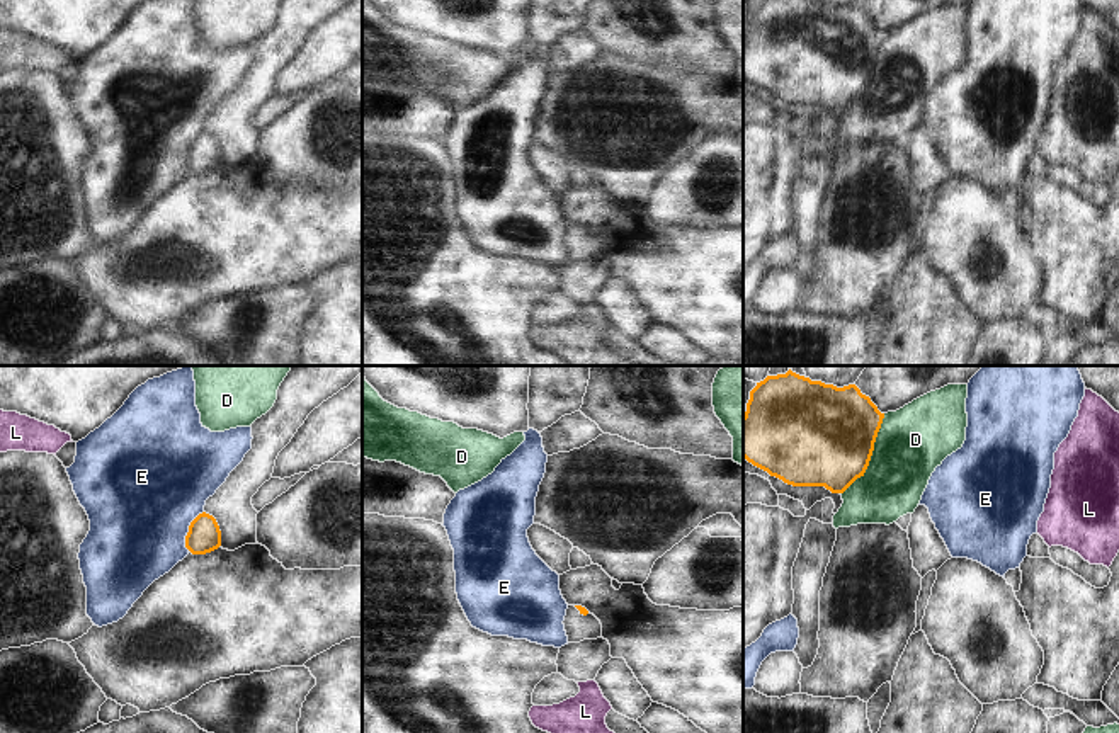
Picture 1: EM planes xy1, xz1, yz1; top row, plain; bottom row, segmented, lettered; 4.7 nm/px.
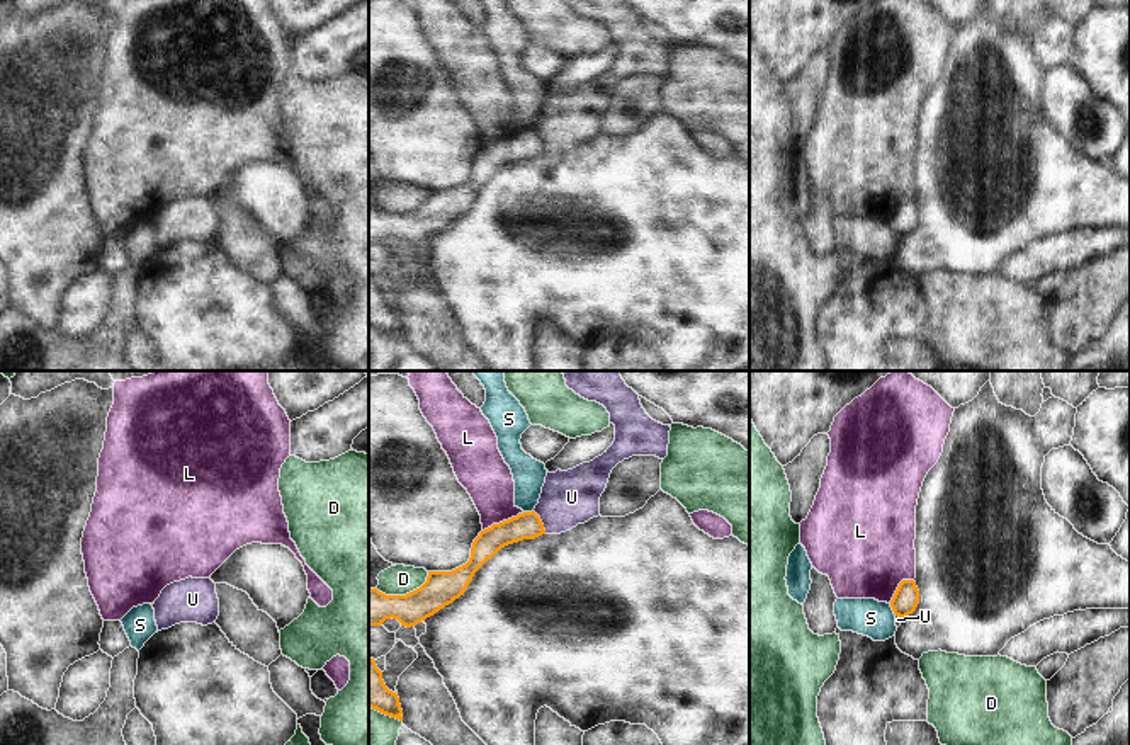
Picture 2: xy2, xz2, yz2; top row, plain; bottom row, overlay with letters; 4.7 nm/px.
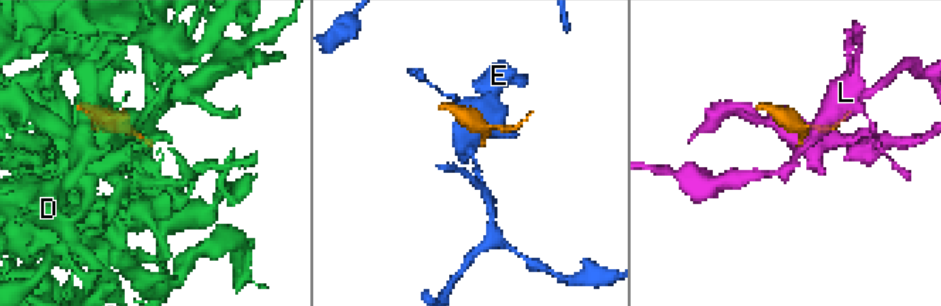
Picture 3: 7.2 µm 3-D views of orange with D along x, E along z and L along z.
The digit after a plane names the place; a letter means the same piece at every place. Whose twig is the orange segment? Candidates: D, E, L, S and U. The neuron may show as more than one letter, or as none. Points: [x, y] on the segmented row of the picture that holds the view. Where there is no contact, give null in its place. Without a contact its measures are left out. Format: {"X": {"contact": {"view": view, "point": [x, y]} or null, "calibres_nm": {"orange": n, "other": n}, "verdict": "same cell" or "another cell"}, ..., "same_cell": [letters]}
{"D": {"contact": {"view": "yz1", "point": [871, 454]}, "calibres_nm": {"orange": 480, "other": 320}, "verdict": "another cell"}, "E": {"contact": {"view": "xy1", "point": [189, 531]}, "calibres_nm": {"orange": 160, "other": 480}, "verdict": "another cell"}, "L": {"contact": {"view": "xz2", "point": [503, 521]}, "calibres_nm": {"orange": 130, "other": 220}, "verdict": "another cell"}, "S": {"contact": {"view": "yz2", "point": [892, 609]}, "calibres_nm": {"orange": 120, "other": 180}, "verdict": "another cell"}, "U": {"contact": {"view": "xz2", "point": [541, 523]}, "calibres_nm": {"orange": 130, "other": 260}, "verdict": "another cell"}, "same_cell": []}

